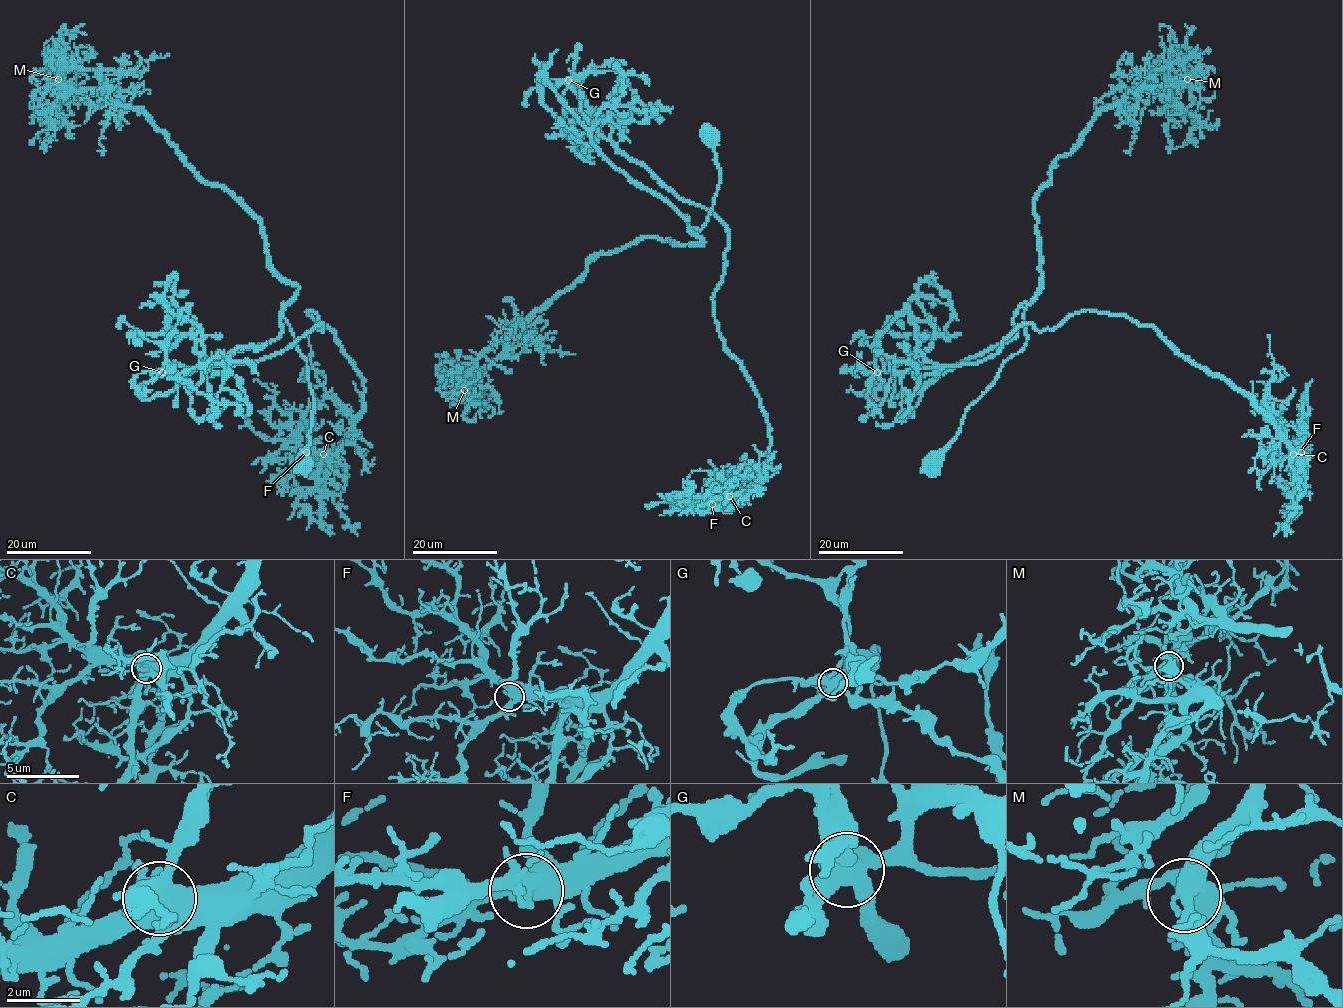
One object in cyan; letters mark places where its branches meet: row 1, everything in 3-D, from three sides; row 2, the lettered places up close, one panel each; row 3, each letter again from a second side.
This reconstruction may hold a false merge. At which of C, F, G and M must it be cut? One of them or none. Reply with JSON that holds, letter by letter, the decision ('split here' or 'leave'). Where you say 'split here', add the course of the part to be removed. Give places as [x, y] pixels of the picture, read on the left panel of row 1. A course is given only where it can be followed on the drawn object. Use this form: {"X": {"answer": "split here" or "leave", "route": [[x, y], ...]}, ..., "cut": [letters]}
{"C": {"answer": "leave"}, "F": {"answer": "leave"}, "G": {"answer": "split here", "route": [[162, 372], [284, 351], [321, 331], [308, 310], [360, 372], [363, 409], [333, 451], [307, 450], [253, 381]]}, "M": {"answer": "leave"}, "cut": ["G"]}

